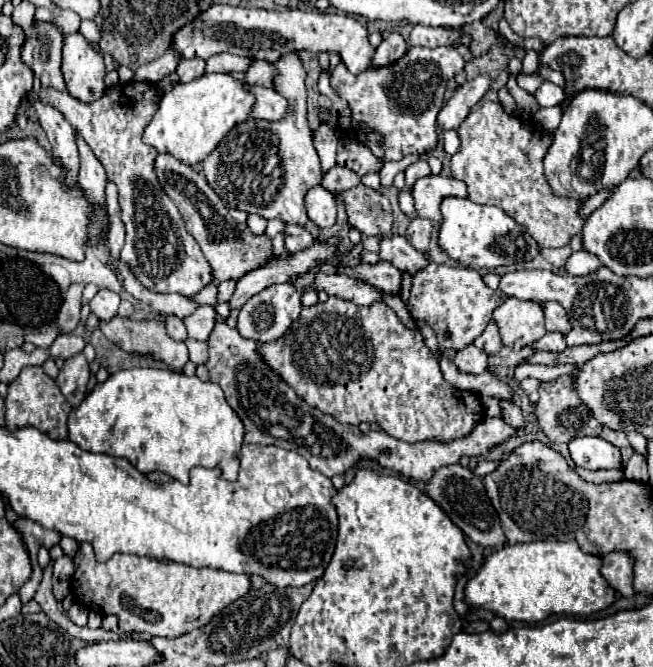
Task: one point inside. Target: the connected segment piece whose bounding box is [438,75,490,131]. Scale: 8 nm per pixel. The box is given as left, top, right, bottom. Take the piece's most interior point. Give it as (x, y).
(456, 109)

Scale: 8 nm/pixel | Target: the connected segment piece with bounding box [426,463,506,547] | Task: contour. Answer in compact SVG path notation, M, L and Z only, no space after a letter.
M448 465L442 467L434 473L434 477L428 481L428 489L426 493L448 513L448 517L464 531L464 535L468 535L474 543L482 545L482 547L498 547L506 543L506 537L500 529L500 519L498 513L494 511L486 489L482 485L482 481L466 467L462 465Z

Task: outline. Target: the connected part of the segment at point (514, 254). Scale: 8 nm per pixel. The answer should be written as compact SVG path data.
M446 197L440 205L442 209L442 225L440 225L440 247L458 263L472 267L472 269L494 269L500 265L524 265L526 261L532 261L540 255L540 245L534 243L534 237L510 215L506 215L500 207L494 205L478 205L470 199L460 197Z

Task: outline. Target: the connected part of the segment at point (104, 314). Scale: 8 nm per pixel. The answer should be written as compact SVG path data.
M100 289L98 295L90 301L90 307L92 307L92 313L108 323L112 317L116 317L118 313L118 305L120 305L120 295L118 293L112 293L108 289Z

